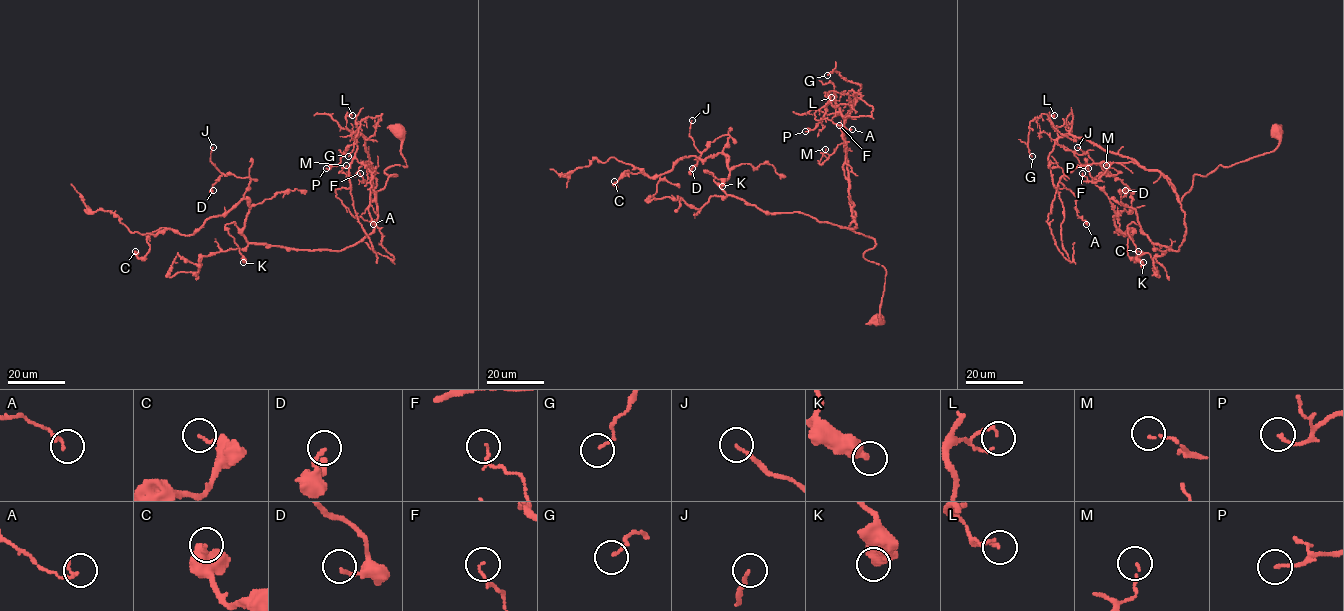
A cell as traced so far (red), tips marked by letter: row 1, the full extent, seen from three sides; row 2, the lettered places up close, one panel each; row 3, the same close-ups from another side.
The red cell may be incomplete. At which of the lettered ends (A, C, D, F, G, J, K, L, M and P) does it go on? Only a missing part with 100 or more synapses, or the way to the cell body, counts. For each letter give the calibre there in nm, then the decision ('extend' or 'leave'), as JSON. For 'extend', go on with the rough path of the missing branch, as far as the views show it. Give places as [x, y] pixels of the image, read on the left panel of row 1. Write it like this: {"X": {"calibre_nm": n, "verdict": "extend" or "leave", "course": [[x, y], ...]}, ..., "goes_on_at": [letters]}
{"A": {"calibre_nm": 150, "verdict": "leave"}, "C": {"calibre_nm": 150, "verdict": "leave"}, "D": {"calibre_nm": 170, "verdict": "leave"}, "F": {"calibre_nm": 100, "verdict": "leave"}, "G": {"calibre_nm": 90, "verdict": "leave"}, "J": {"calibre_nm": 130, "verdict": "leave"}, "K": {"calibre_nm": 550, "verdict": "leave"}, "L": {"calibre_nm": 90, "verdict": "leave"}, "M": {"calibre_nm": 90, "verdict": "leave"}, "P": {"calibre_nm": 140, "verdict": "leave"}, "goes_on_at": []}

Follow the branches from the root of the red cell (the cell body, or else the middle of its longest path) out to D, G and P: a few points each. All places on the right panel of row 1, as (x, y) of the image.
D: (1275, 131), (1273, 151), (1194, 176), (1178, 251), (1092, 177), (1125, 190)
G: (1275, 131), (1273, 151), (1195, 174), (1181, 201), (1159, 171), (1069, 138), (1046, 114), (1029, 124), (1032, 156)
P: (1275, 131), (1273, 151), (1195, 174), (1181, 201), (1158, 171), (1084, 138), (1064, 134), (1055, 141), (1088, 168)

